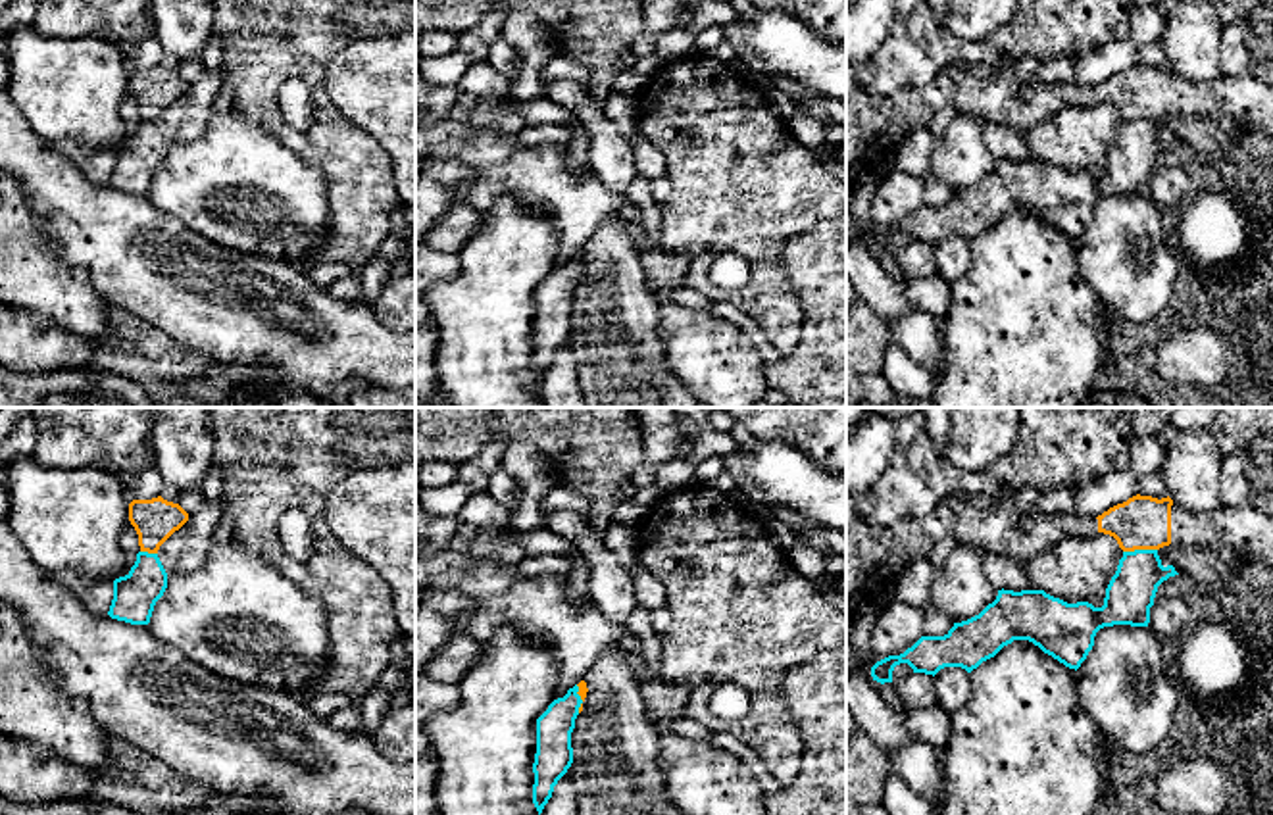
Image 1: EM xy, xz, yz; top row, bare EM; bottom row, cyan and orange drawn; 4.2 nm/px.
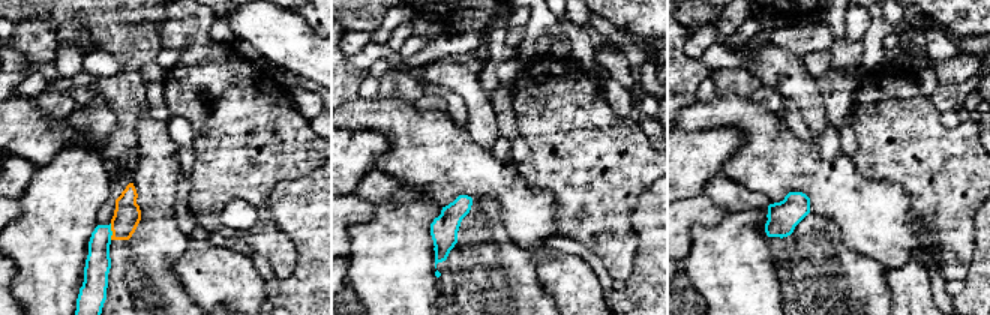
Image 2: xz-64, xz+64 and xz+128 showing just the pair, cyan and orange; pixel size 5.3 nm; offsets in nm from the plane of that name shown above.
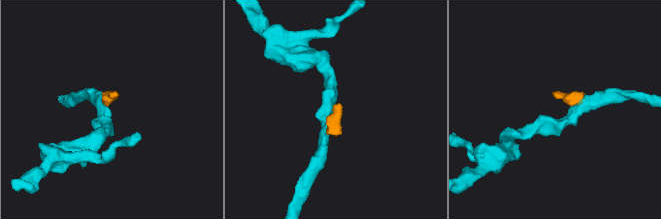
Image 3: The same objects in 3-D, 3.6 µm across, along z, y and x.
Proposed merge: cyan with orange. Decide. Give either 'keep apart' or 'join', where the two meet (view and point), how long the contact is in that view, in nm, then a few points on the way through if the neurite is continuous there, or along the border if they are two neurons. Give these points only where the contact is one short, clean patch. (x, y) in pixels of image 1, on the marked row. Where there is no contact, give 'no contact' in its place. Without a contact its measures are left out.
keep apart; contact yz (1139, 550); length 140 nm; border yz (1156, 548), (1123, 552)

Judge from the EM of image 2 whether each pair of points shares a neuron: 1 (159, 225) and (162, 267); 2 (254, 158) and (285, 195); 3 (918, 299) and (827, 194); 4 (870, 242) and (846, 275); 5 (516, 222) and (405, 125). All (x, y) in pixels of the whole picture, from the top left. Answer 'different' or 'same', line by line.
1: same
2: different
3: different
4: different
5: same

